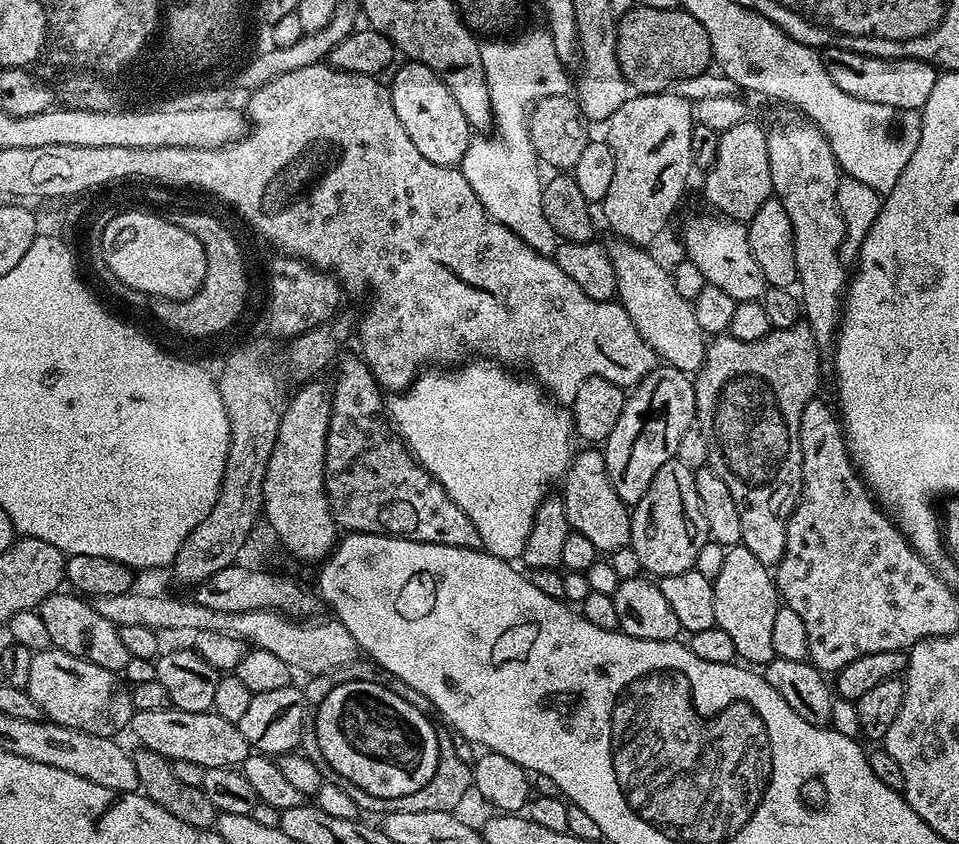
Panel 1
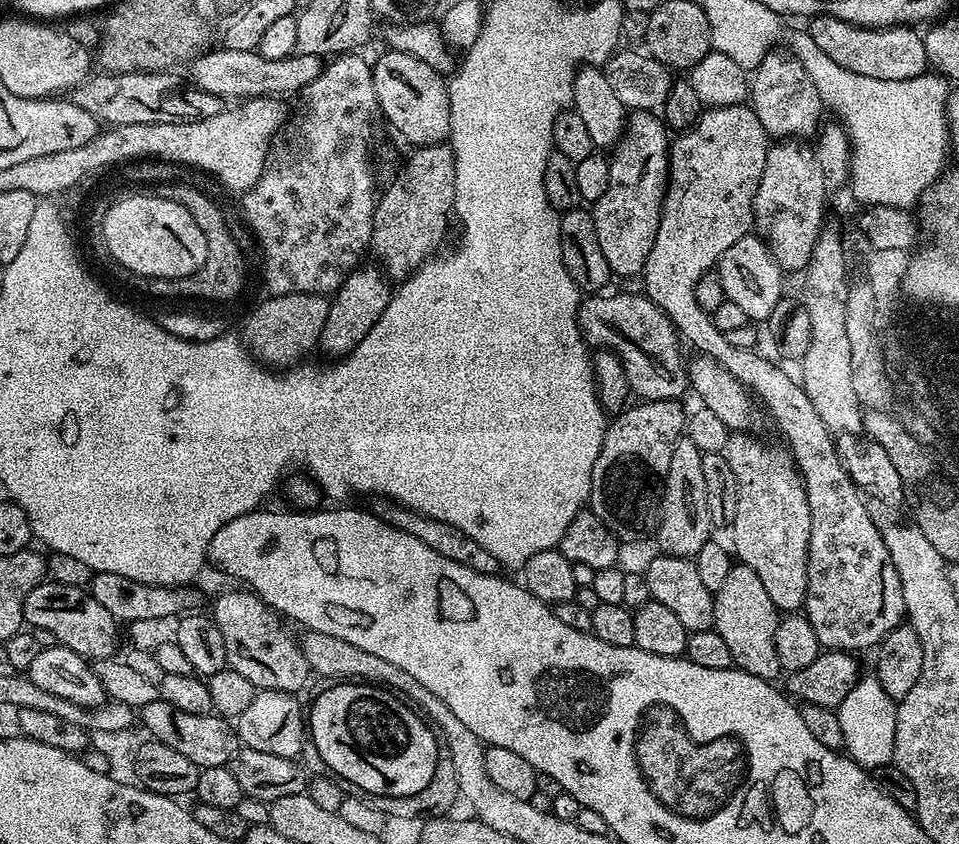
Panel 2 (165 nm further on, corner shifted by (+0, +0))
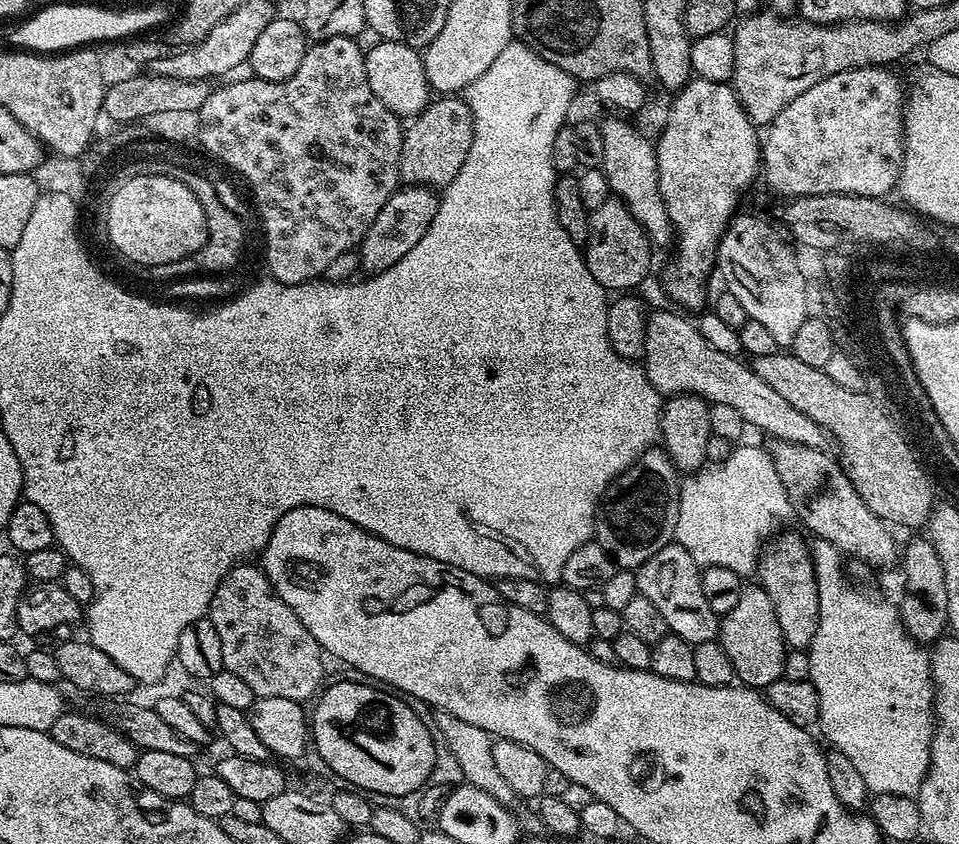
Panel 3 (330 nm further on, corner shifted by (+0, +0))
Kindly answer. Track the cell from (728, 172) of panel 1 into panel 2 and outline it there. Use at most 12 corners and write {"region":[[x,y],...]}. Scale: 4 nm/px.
{"region":[[747,103],[671,141],[643,295],[768,406],[810,506],[821,649],[905,619],[898,570],[804,385],[726,342],[695,287],[753,231]]}

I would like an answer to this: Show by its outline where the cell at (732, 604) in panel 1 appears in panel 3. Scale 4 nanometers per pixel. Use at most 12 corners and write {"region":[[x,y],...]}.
{"region":[[745,587],[718,639],[741,685],[783,677],[786,645],[764,588]]}

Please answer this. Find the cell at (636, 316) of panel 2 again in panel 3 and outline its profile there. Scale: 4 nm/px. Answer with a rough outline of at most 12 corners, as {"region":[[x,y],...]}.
{"region":[[679,311],[648,317],[642,367],[661,397],[734,406],[775,441],[826,433]]}

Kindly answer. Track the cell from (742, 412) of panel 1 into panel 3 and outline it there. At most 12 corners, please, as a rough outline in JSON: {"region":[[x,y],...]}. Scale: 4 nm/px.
{"region":[[792,532],[761,551],[785,645],[808,650],[820,621],[809,545]]}

